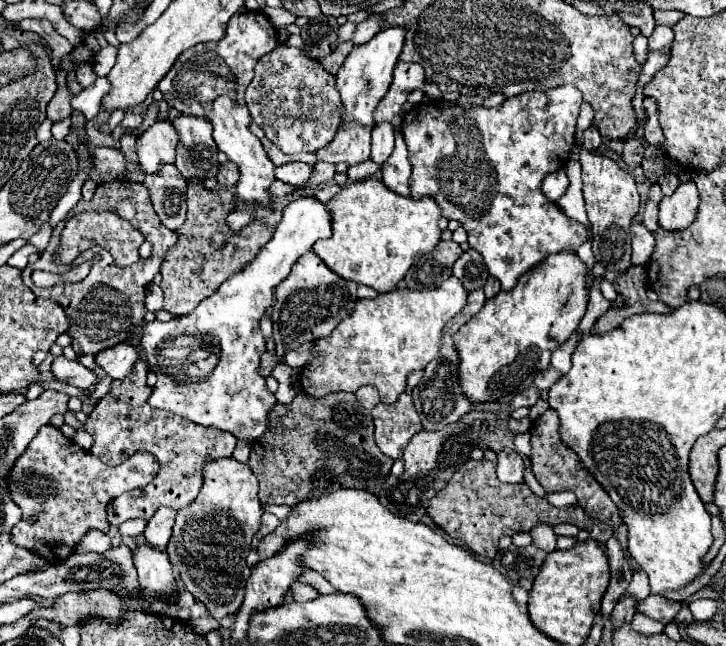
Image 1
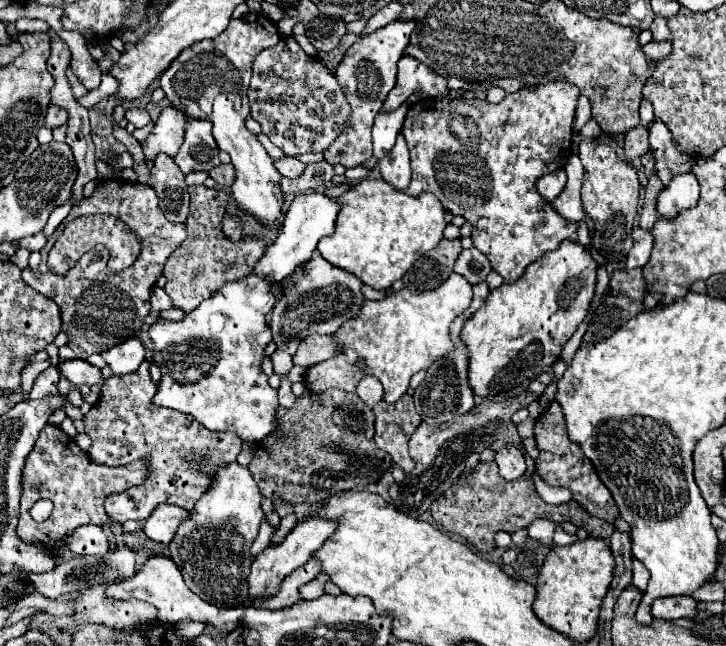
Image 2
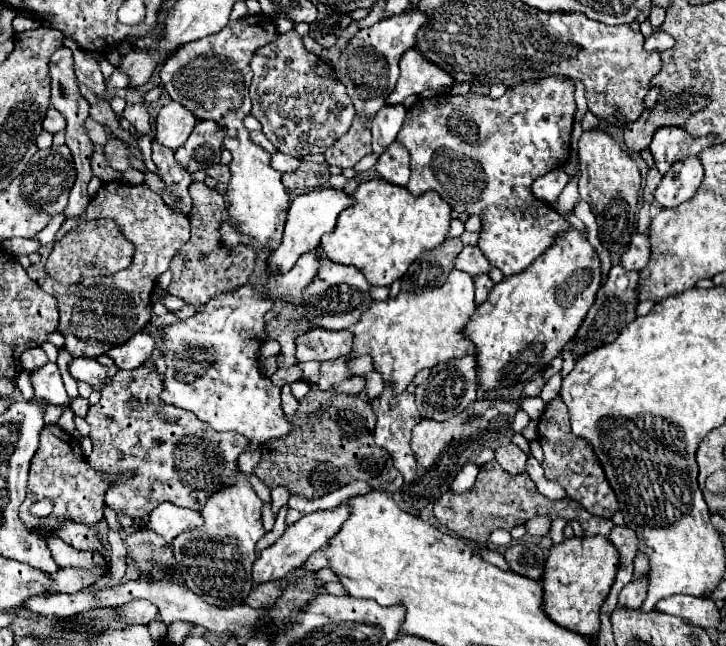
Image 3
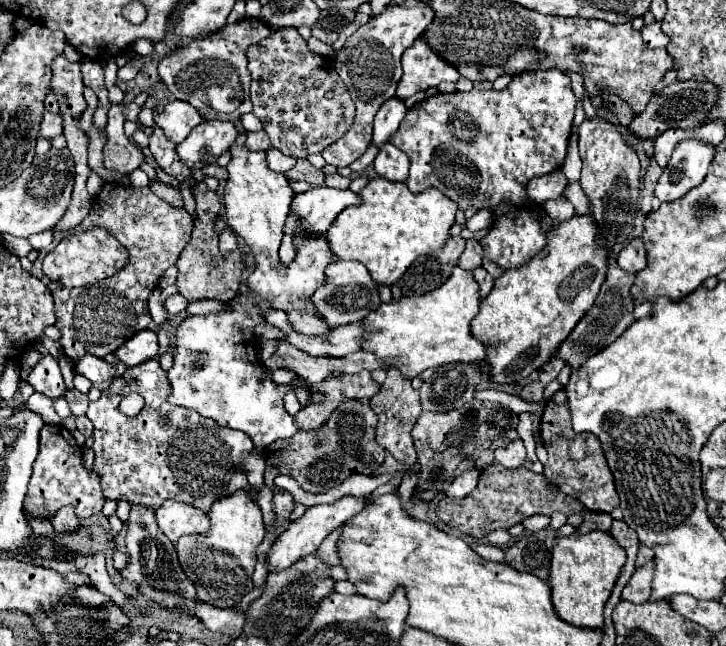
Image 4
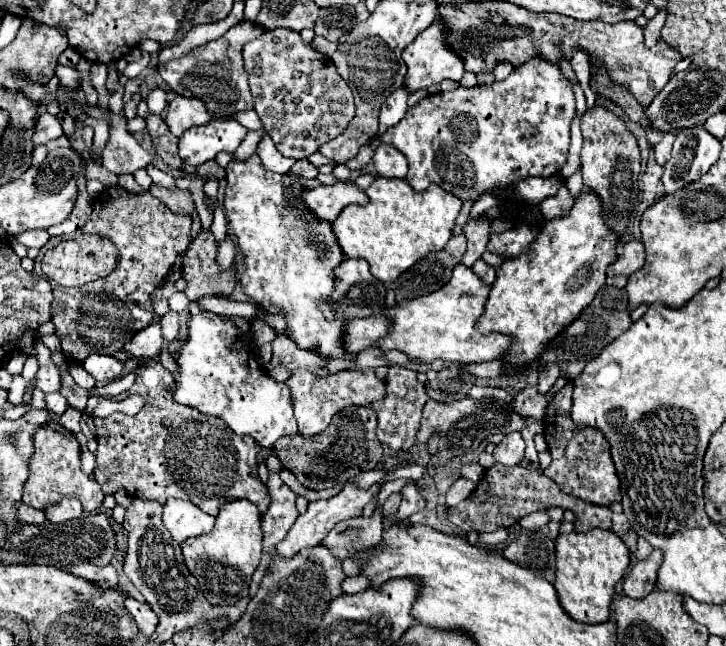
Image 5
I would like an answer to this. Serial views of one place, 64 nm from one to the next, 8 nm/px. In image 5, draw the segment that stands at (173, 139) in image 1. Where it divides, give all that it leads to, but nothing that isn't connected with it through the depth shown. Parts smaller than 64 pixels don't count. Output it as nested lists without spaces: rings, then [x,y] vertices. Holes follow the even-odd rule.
[[[176,96],[170,104],[168,104],[168,114],[166,114],[166,124],[168,130],[174,136],[182,136],[184,130],[188,130],[190,126],[198,126],[198,124],[206,124],[212,120],[212,112],[206,108],[204,100],[198,98],[188,98],[188,96]]]

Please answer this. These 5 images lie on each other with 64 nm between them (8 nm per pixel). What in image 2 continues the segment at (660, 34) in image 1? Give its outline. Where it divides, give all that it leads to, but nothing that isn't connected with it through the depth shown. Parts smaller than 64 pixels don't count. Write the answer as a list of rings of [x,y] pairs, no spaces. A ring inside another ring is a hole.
[[[656,16],[656,18],[652,20],[650,30],[652,30],[652,34],[654,34],[654,40],[670,40],[670,32],[668,32],[668,26],[666,26],[666,18]]]

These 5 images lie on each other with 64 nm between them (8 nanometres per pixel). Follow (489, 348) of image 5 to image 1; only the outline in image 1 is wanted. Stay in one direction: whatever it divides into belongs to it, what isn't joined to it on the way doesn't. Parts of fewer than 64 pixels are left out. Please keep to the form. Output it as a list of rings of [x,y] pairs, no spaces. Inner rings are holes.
[[[454,276],[434,290],[396,288],[374,300],[358,300],[354,312],[340,322],[330,336],[316,342],[320,356],[302,368],[302,390],[318,398],[328,392],[356,392],[364,384],[374,384],[384,404],[396,402],[406,390],[408,374],[424,370],[424,366],[436,358],[442,328],[466,306],[466,302],[468,290],[464,290],[464,284]]]

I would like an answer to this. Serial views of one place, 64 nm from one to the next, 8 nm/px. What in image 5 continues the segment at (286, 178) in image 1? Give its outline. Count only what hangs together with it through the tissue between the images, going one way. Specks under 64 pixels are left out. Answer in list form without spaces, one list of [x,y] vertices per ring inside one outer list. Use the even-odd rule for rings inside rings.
[[[264,132],[262,138],[260,138],[260,144],[258,144],[256,154],[260,156],[262,164],[264,164],[270,172],[276,172],[276,174],[288,174],[288,172],[290,172],[290,166],[296,162],[296,160],[292,160],[292,158],[282,156],[282,154],[276,150],[272,138],[270,138],[266,132]]]

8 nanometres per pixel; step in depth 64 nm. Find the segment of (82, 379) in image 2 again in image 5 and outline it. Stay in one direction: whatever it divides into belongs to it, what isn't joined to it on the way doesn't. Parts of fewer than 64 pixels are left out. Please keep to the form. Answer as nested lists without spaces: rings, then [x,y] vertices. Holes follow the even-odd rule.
[[[90,354],[82,366],[98,380],[98,382],[112,382],[122,376],[124,362],[120,362],[114,356],[102,356],[102,354]]]

